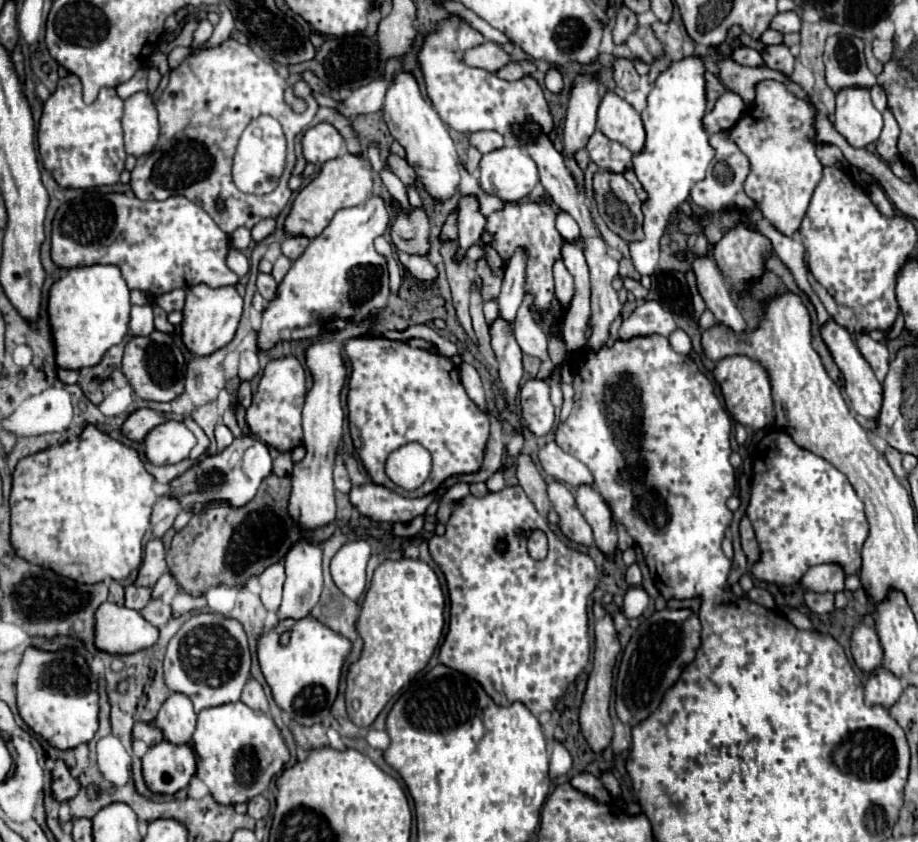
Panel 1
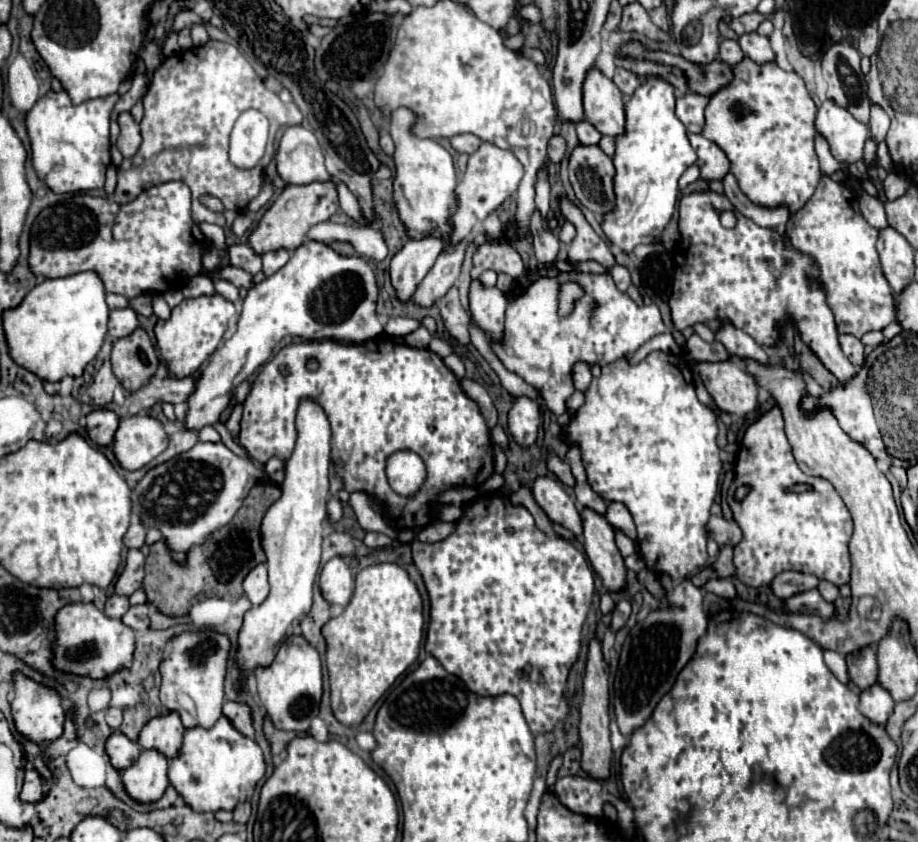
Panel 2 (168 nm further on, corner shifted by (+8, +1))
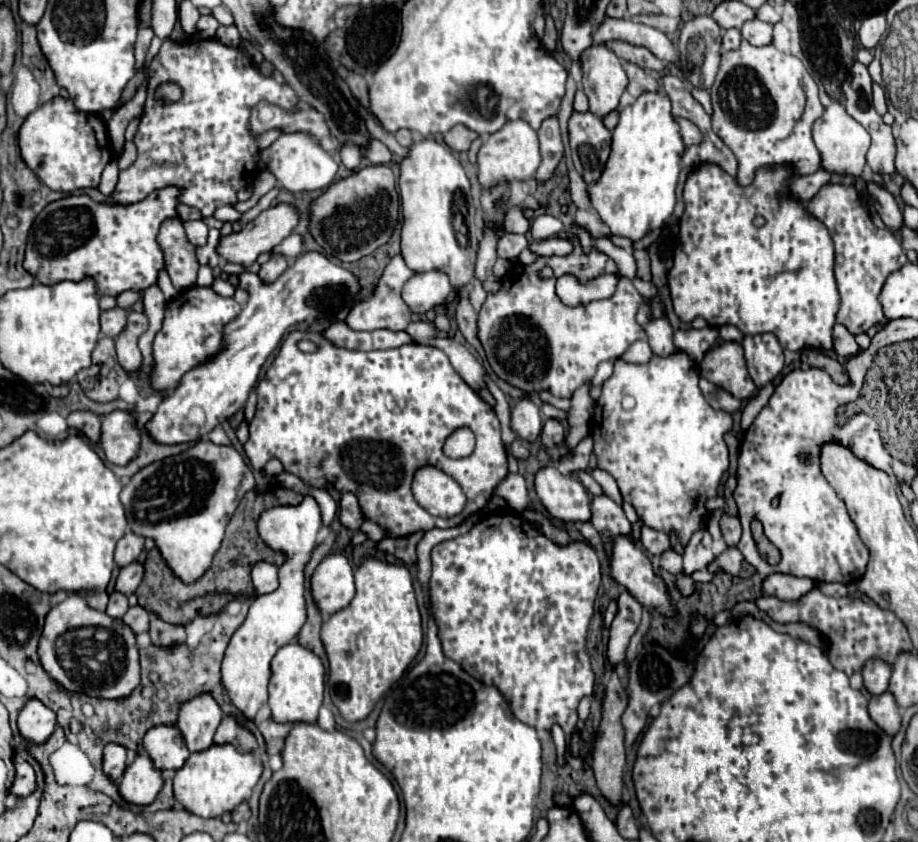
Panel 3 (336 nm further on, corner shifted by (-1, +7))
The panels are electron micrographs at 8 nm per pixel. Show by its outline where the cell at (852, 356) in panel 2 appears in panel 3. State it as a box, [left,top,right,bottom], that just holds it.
[834,323,860,357]

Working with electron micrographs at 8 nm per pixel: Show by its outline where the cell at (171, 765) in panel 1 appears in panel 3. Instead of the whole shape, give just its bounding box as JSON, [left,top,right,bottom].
[118,755,164,805]

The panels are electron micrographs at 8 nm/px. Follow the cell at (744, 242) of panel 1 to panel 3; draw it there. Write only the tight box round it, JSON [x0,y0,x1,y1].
[668,163,840,351]

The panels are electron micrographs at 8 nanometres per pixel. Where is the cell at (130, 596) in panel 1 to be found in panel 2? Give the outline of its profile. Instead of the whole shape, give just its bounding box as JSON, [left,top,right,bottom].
[105,595,129,619]

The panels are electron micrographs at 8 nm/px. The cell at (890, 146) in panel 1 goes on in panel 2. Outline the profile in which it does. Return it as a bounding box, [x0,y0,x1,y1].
[869,105,889,143]

